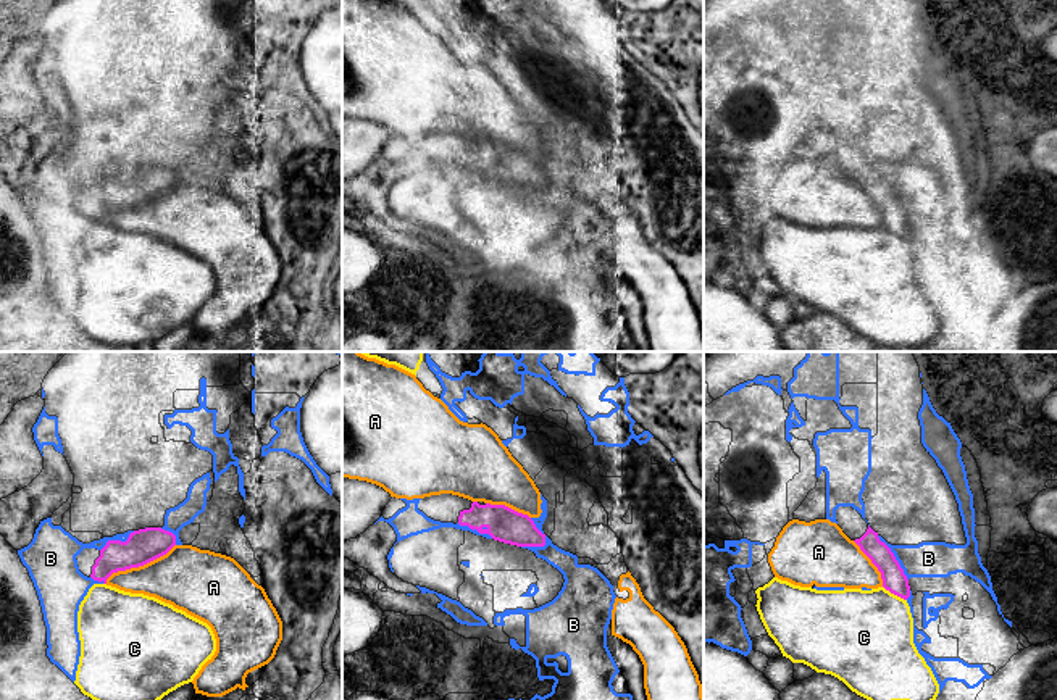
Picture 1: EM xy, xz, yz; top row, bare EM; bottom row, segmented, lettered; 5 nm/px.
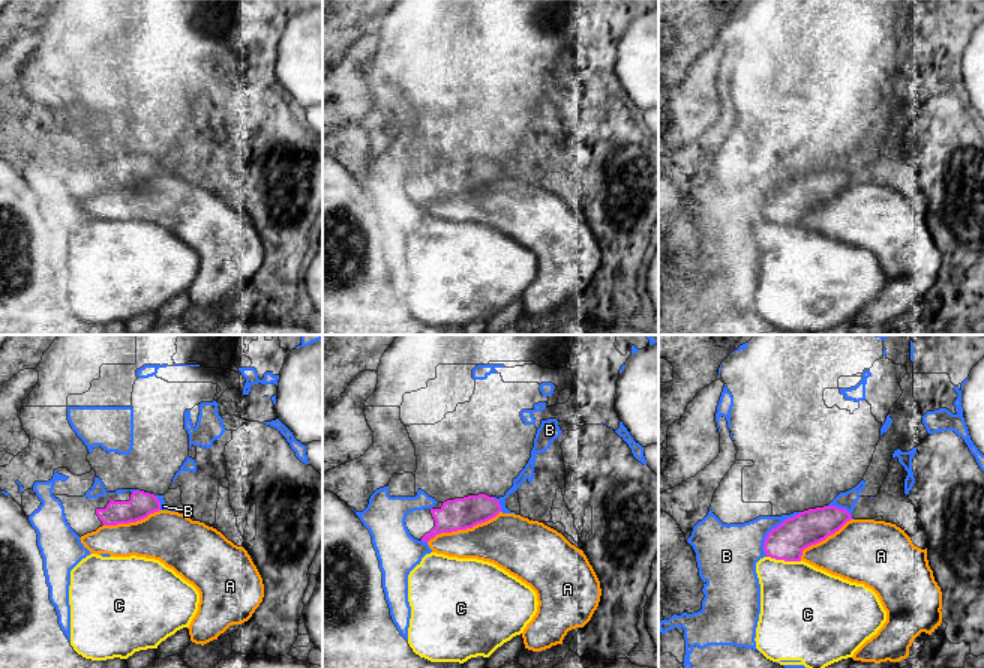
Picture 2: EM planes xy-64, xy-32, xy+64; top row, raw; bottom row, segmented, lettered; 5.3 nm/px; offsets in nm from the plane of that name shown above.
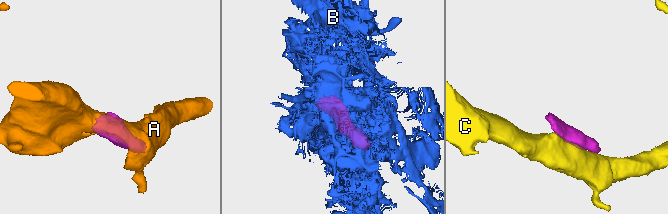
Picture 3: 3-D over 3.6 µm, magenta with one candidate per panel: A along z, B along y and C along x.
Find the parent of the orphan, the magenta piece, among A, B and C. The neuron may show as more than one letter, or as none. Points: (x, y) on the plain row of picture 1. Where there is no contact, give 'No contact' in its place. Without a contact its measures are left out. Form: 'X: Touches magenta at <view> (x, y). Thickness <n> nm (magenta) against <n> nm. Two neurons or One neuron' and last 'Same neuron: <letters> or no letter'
A: Touches magenta at xy (139, 204). Thickness 170 nm (magenta) against 320 nm. Two neurons
B: Touches magenta at xz (541, 171). Thickness 170 nm (magenta) against 110 nm. Two neurons
C: Touches magenta at yz (894, 233). Thickness 120 nm (magenta) against 460 nm. Two neurons
Same neuron: no letter

